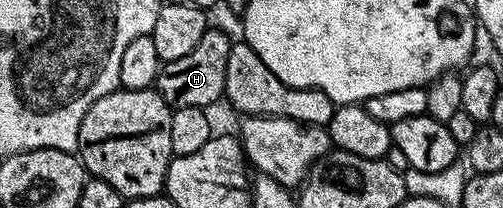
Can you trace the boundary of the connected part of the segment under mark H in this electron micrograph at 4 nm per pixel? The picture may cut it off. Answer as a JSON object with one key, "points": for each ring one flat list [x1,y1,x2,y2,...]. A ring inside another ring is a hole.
{"points":[[207,27,204,38,184,58,165,61,158,74,156,90,164,97,171,109,192,106,193,108,209,109,219,99,223,99,228,74,228,54,230,53,231,37,228,38,220,29]]}

